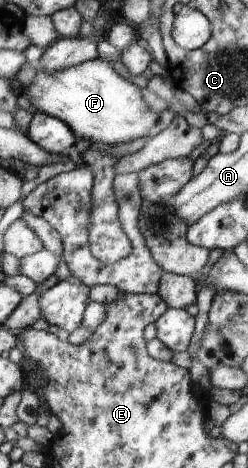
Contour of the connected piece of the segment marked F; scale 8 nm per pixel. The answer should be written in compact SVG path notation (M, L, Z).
M101 57L74 65L53 75L44 73L39 62L34 63L36 76L29 88L20 88L37 106L37 112L48 113L65 121L78 138L100 144L122 144L137 138L153 139L175 119L170 109L154 114L140 88L122 76Z

